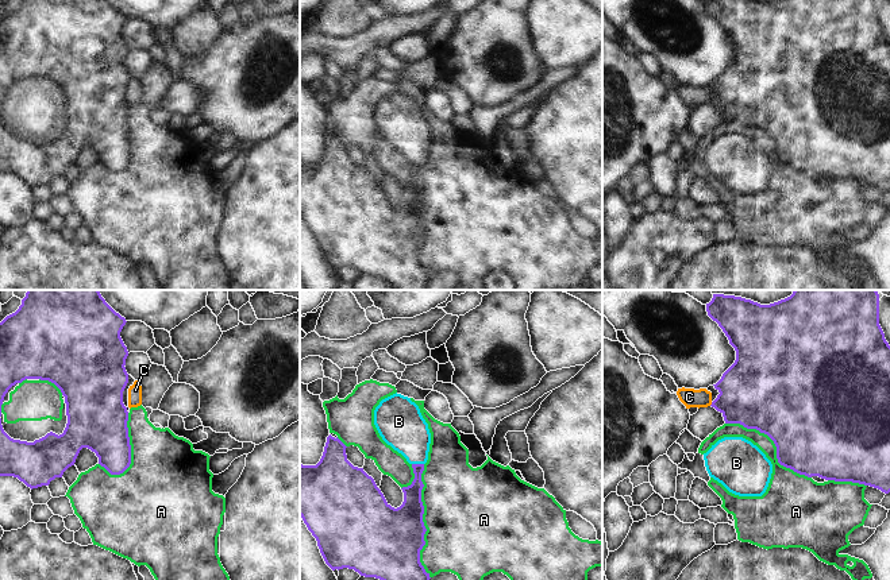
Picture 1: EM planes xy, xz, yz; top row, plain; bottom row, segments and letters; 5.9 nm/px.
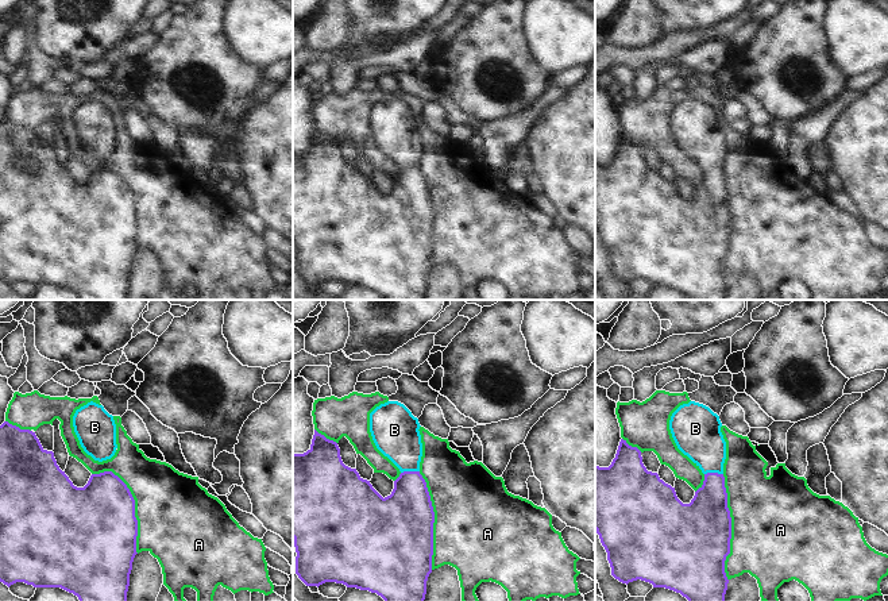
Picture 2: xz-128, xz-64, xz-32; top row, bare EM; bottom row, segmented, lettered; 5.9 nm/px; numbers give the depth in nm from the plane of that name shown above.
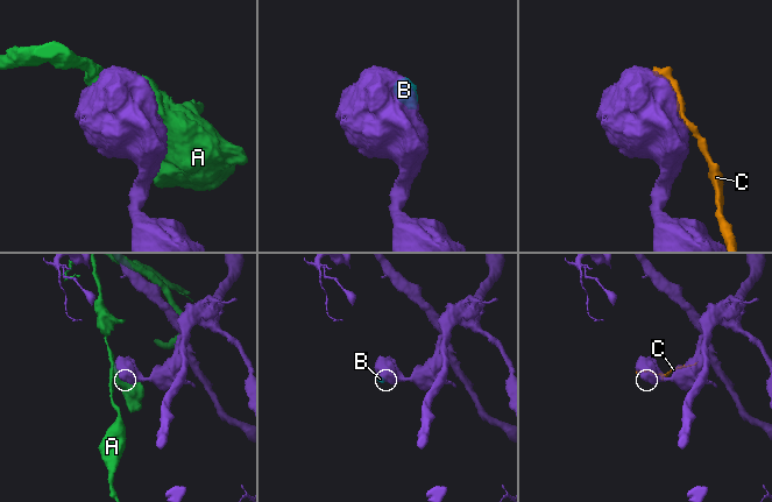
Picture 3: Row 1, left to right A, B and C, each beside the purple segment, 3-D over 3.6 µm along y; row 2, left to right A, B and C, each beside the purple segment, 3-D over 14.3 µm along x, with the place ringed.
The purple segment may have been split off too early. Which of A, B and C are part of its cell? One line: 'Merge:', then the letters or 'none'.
Merge: B

